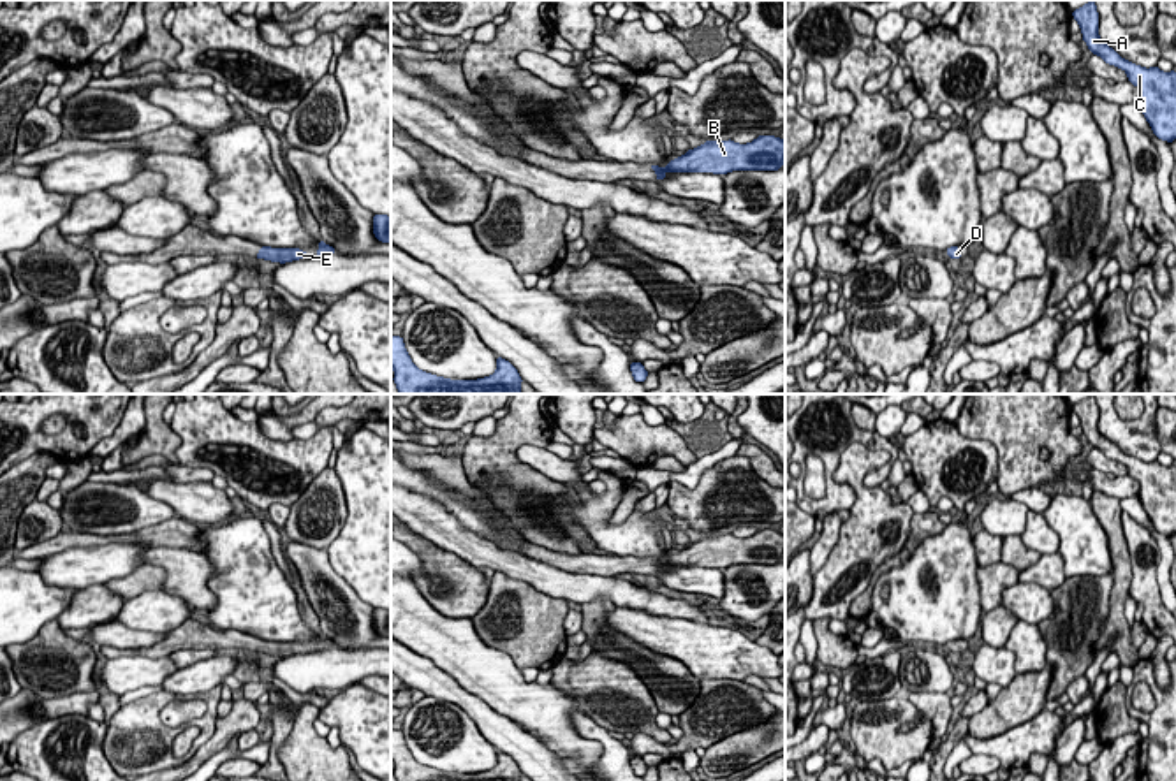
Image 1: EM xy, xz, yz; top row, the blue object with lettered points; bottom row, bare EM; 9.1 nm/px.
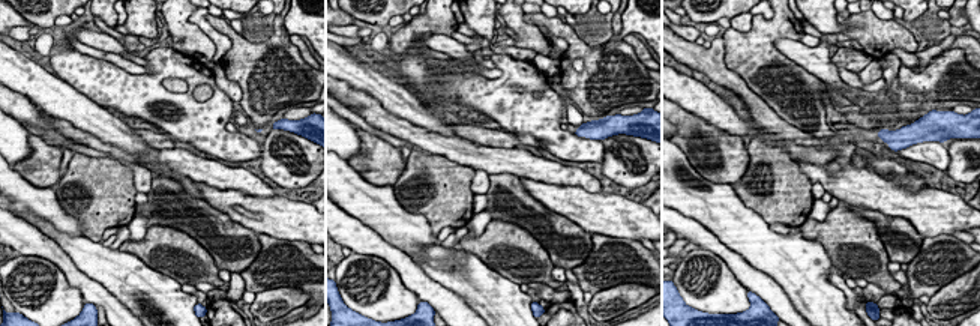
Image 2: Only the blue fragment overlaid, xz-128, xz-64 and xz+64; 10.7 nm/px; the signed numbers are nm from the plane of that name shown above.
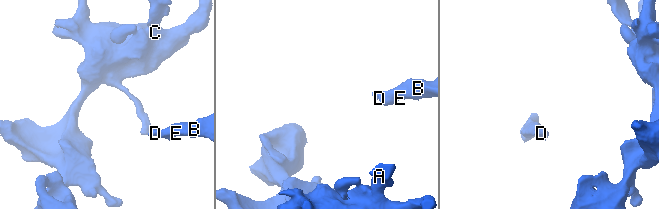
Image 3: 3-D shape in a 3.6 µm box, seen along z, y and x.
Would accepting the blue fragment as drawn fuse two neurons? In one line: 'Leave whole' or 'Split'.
Leave whole

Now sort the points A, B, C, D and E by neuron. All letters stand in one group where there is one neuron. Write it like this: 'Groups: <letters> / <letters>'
Groups: A B C D E

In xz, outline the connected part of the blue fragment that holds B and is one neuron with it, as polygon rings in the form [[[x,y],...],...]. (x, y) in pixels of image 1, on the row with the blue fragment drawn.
[[[759,135],[748,144],[729,141],[706,141],[699,148],[688,150],[683,157],[669,160],[662,169],[650,164],[657,181],[665,172],[713,172],[727,174],[731,171],[778,171],[783,165],[785,141],[775,135]]]

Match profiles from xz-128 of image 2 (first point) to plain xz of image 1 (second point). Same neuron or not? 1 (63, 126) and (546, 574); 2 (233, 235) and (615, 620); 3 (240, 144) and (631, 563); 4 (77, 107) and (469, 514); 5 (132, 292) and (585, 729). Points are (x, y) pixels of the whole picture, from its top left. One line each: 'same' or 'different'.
1: same
2: different
3: different
4: same
5: same

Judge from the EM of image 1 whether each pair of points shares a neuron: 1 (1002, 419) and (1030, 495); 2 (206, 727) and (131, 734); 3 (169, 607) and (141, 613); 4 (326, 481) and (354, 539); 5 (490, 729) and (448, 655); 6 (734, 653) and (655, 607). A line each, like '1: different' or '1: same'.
1: different
2: same
3: same
4: different
5: different
6: different

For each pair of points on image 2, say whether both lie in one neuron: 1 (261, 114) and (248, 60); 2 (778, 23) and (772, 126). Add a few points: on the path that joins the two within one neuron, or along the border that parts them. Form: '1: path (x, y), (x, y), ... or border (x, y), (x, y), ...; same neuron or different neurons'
1: path (261, 101), (261, 74); same neuron
2: border (748, 86), (779, 116), (803, 129); different neurons

